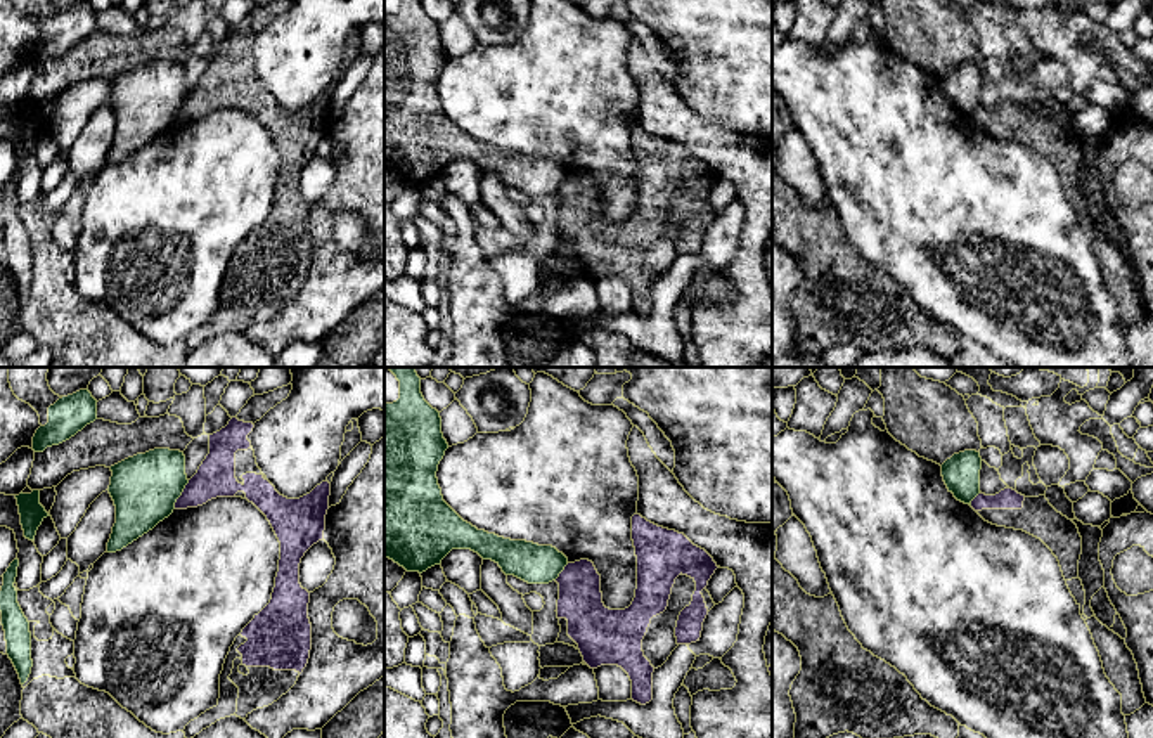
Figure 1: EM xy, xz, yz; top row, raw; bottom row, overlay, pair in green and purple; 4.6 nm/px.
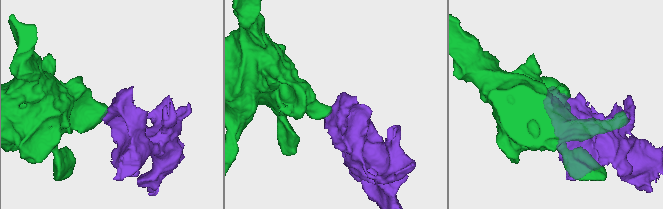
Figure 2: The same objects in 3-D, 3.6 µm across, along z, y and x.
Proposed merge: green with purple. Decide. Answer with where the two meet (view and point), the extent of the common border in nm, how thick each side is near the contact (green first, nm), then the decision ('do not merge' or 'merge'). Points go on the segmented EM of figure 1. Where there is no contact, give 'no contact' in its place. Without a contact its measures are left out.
xy (180, 494) | 150 nm | 300/180 nm | do not merge

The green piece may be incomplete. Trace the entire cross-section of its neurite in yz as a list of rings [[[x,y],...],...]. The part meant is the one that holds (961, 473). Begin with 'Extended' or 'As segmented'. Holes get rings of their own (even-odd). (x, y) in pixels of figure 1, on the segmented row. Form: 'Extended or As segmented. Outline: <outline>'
As segmented. Outline: [[[976,450],[954,454],[942,464],[942,476],[954,497],[971,506],[980,494],[982,457]]]

